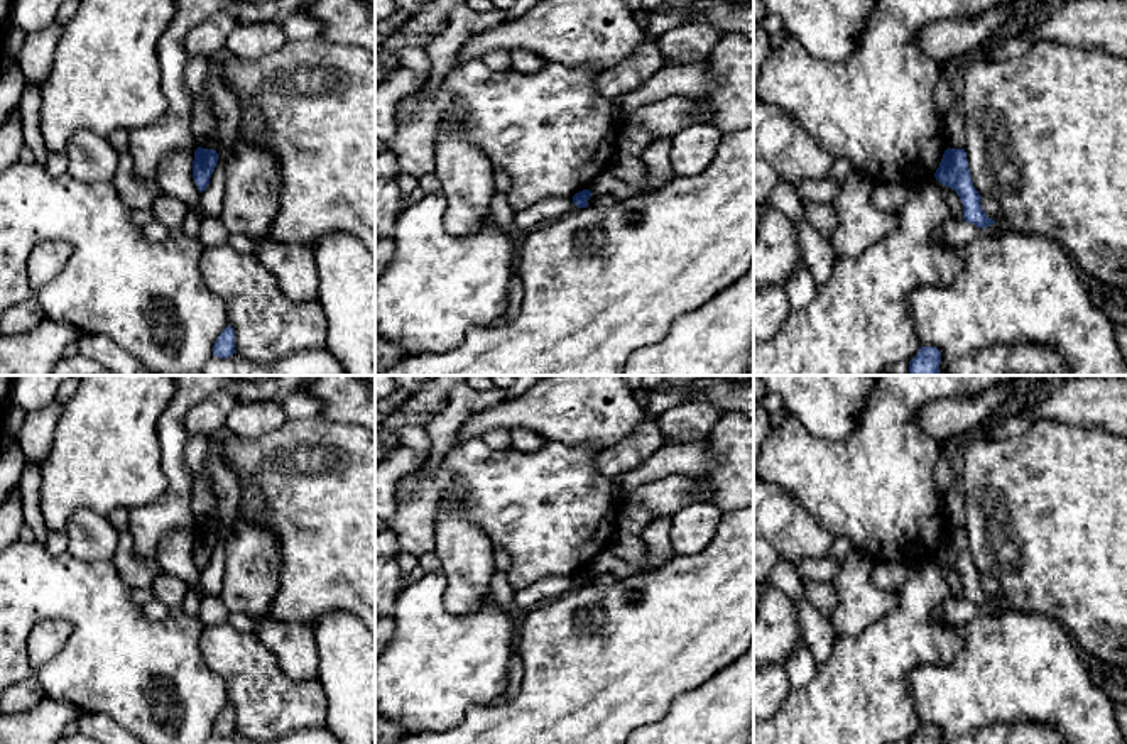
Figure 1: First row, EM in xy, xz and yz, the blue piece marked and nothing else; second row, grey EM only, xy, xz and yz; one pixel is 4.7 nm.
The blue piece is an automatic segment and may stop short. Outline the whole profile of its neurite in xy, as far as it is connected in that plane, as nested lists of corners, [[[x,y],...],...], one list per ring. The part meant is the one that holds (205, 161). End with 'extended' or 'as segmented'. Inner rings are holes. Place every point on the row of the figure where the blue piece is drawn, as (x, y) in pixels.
[[[198,147],[193,161],[193,179],[203,193],[210,184],[210,178],[218,164],[218,154],[213,149]]]; as segmented

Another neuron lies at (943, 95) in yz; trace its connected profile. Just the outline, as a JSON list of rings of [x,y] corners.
[[[951,59],[945,63],[941,78],[938,79],[936,90],[934,90],[934,107],[939,112],[939,115],[945,118],[950,105],[953,103],[953,85],[951,79],[956,71],[956,61]]]

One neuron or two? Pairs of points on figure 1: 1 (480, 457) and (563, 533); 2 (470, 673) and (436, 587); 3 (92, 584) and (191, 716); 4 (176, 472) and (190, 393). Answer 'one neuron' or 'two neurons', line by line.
1: one neuron
2: one neuron
3: one neuron
4: one neuron

